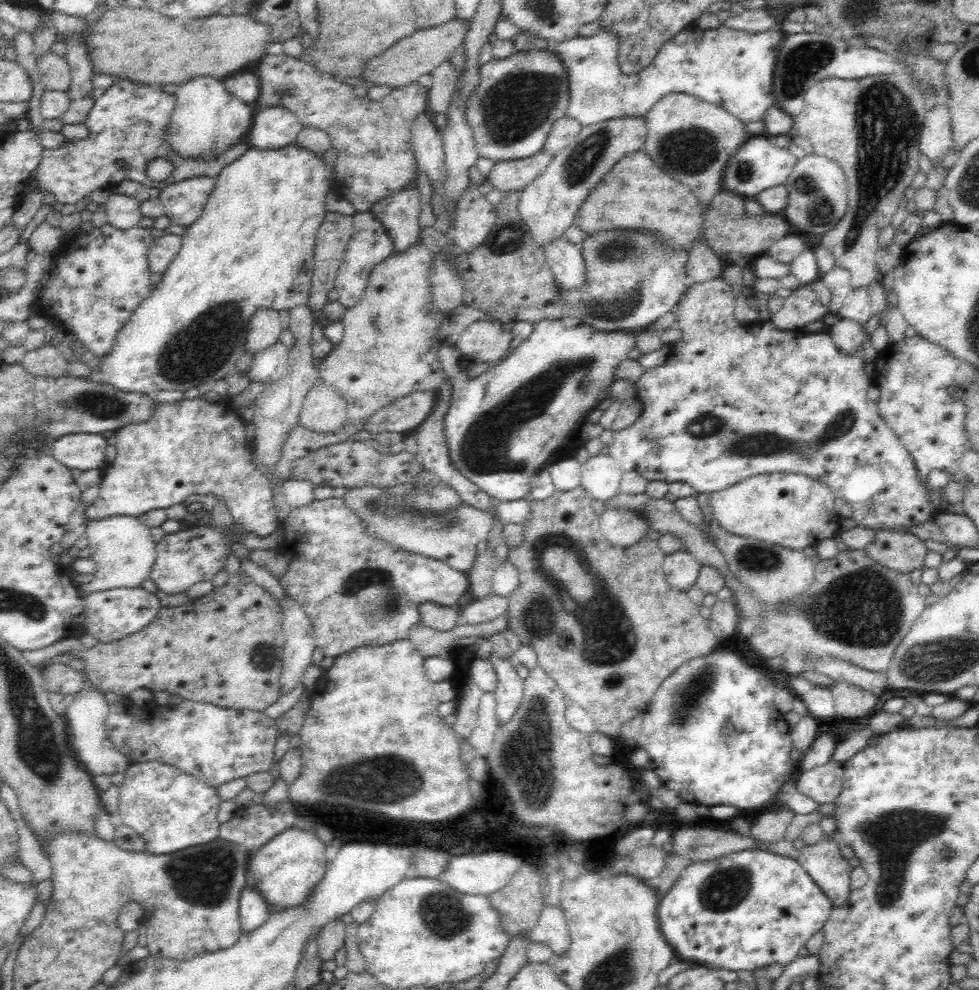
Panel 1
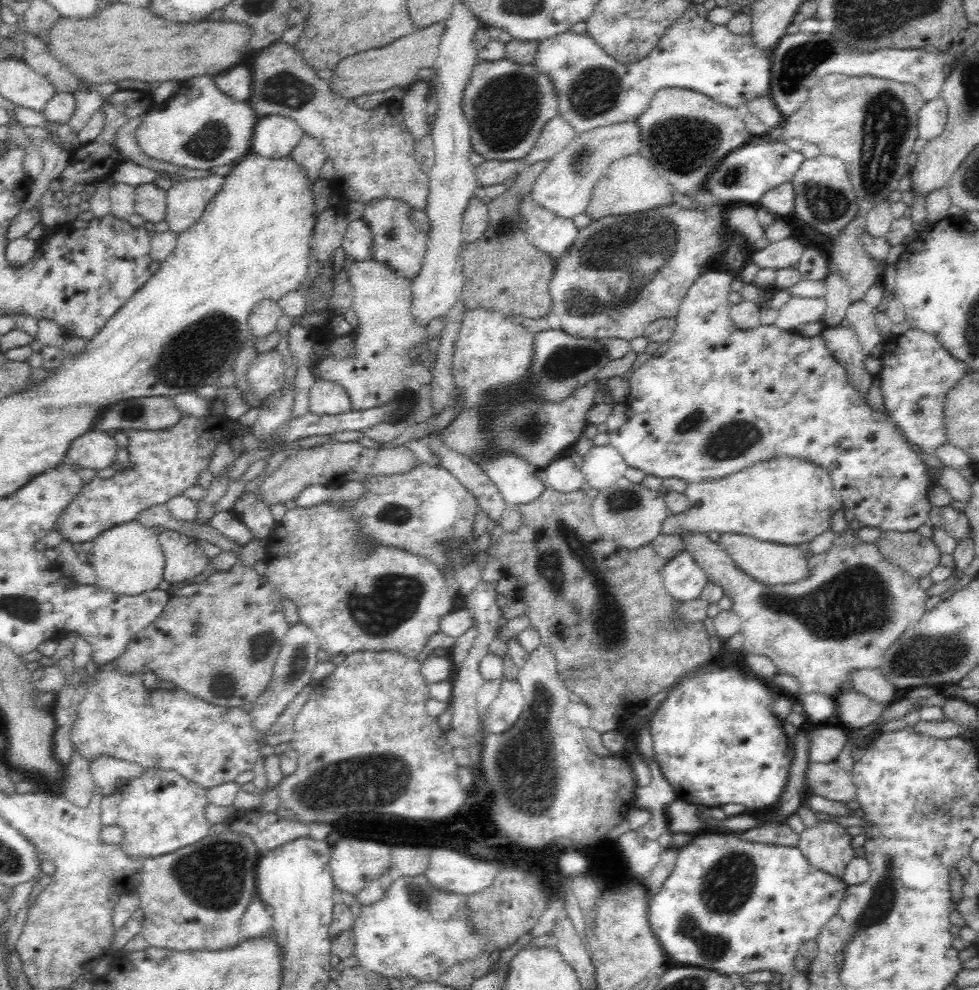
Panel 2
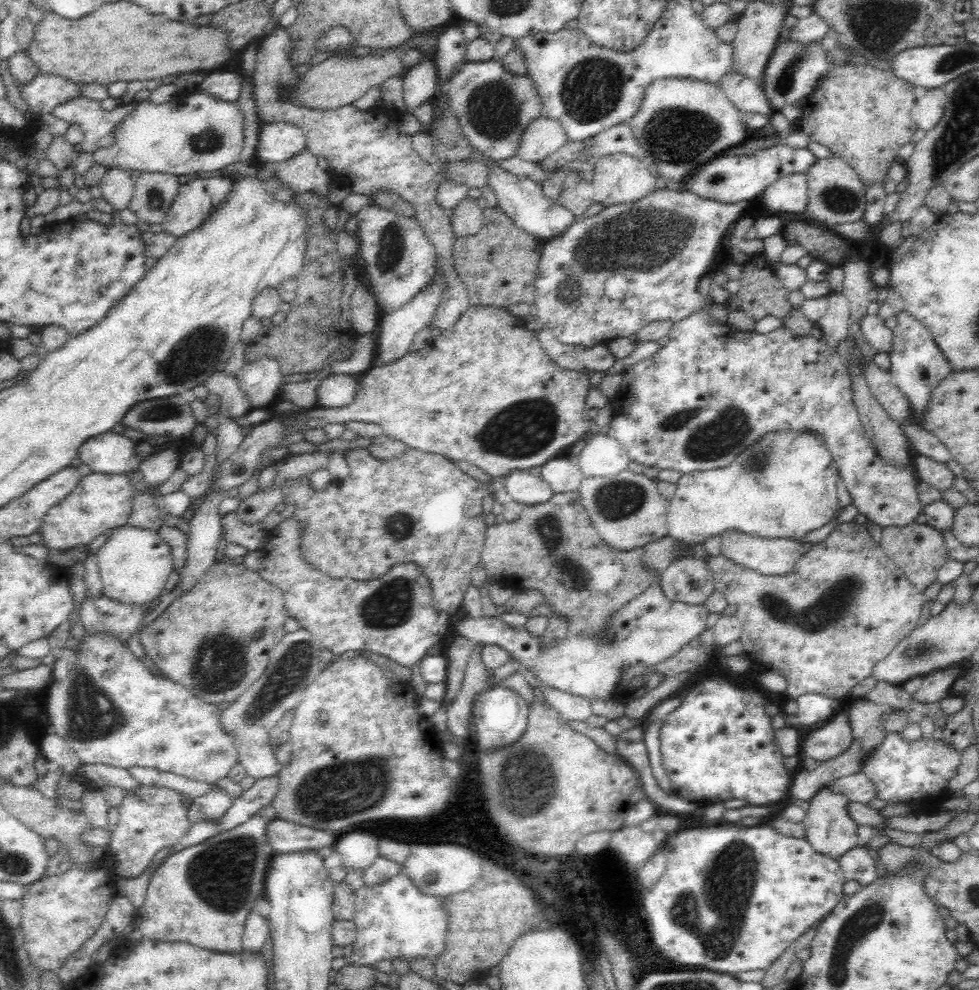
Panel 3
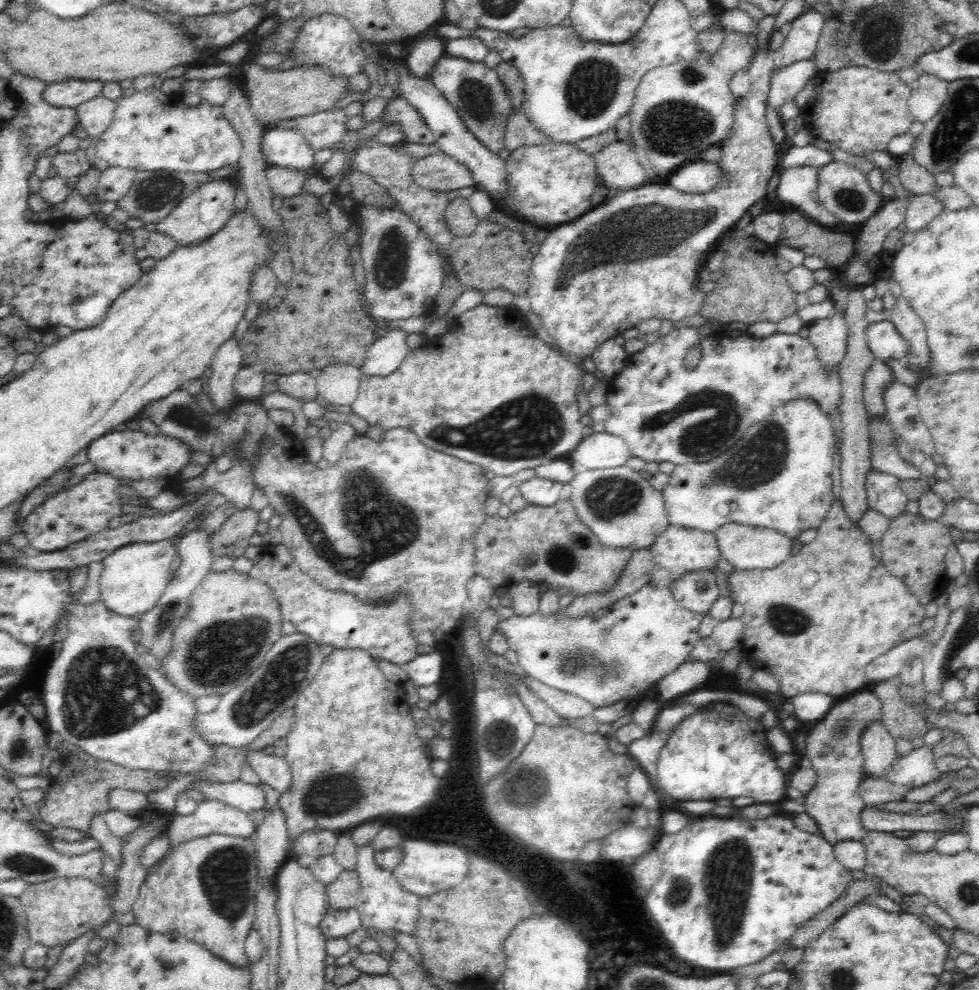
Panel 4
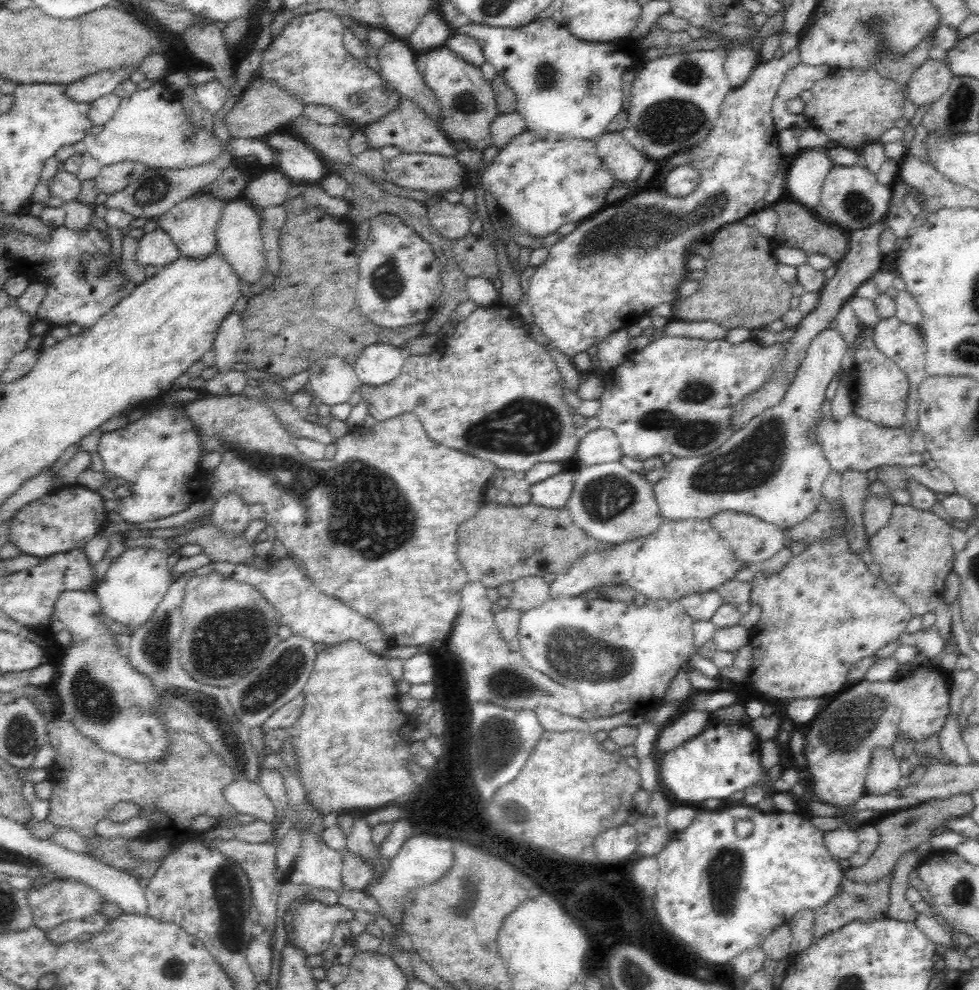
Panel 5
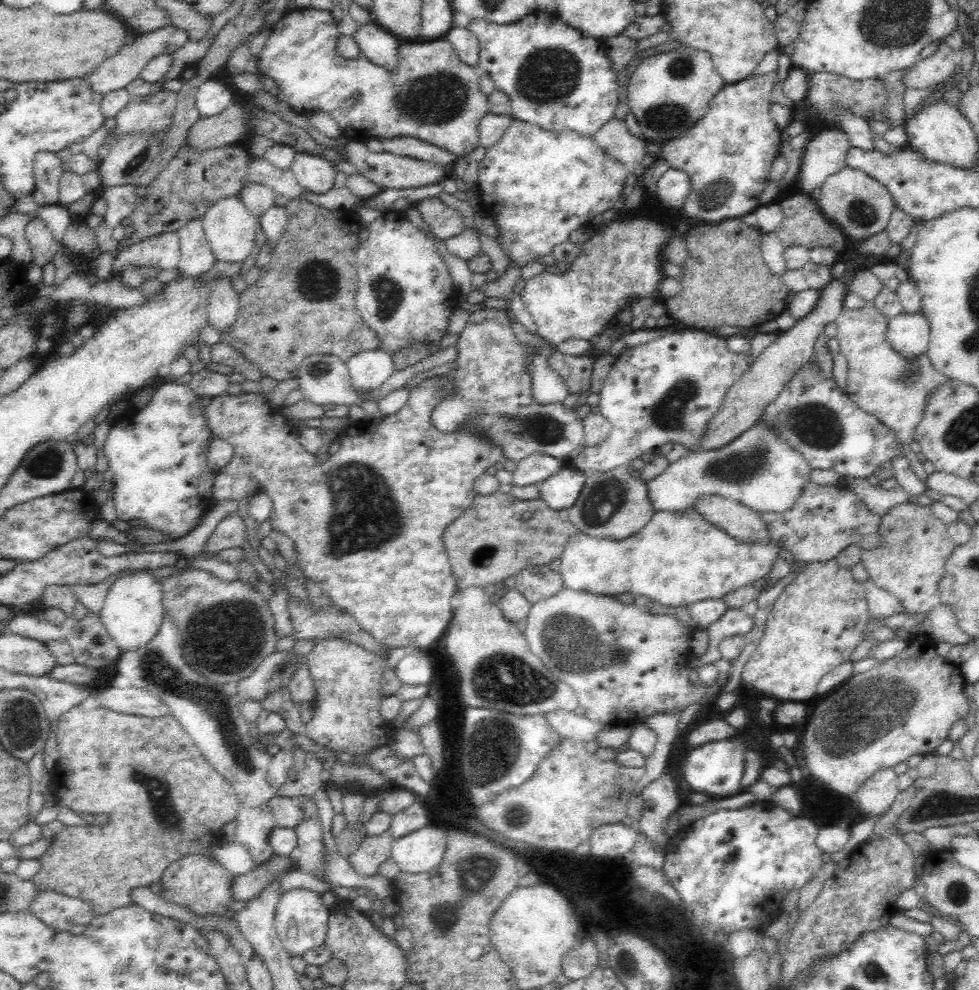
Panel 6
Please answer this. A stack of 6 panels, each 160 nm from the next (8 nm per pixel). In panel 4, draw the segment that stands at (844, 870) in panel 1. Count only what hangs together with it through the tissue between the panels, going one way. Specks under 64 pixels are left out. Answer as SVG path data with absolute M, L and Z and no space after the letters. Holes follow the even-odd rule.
M858 690L838 699L822 719L812 724L814 728L805 738L804 754L812 762L818 778L805 795L804 812L814 819L818 834L824 838L828 848L838 841L861 841L866 836L867 830L860 822L860 812L866 804L858 793L858 784L866 774L860 736L870 722L881 719L882 707L878 697L873 692Z

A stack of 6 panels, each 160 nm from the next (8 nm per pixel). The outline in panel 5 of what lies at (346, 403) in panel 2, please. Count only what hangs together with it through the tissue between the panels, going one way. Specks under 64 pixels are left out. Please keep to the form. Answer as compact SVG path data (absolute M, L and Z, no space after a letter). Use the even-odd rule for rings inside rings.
M322 357L316 360L309 370L309 382L312 386L312 394L322 398L324 404L330 406L348 402L352 394L361 386L361 380L358 378L353 365L340 357Z

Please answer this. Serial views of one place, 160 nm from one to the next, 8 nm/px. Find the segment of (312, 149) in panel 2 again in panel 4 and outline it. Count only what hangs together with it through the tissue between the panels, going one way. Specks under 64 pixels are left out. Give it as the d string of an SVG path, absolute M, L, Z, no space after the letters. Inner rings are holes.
M270 165L266 168L265 175L273 194L288 198L304 191L304 183L308 179L318 176L318 173L316 168L296 170L295 168L282 168L276 165Z

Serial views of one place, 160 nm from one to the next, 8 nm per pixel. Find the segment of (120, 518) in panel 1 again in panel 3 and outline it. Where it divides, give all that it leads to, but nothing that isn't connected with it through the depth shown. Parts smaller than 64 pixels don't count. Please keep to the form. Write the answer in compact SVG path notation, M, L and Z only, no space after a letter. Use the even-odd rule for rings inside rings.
M122 526L112 530L95 555L103 594L122 604L144 604L163 593L162 588L172 572L173 559L169 545L157 531Z

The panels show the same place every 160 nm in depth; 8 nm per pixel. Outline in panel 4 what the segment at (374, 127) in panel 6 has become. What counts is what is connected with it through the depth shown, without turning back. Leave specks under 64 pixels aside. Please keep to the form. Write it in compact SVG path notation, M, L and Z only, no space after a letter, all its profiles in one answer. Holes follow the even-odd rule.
M334 14L316 16L304 24L300 30L291 58L296 60L298 67L313 65L326 67L334 77L344 77L348 81L348 92L362 93L370 88L368 76L364 65L368 62L367 56L361 46L362 38L357 34L349 19ZM448 54L436 62L429 80L442 96L456 109L470 133L492 153L505 149L504 136L508 119L520 108L512 104L507 88L500 81L498 72L482 62L469 62Z

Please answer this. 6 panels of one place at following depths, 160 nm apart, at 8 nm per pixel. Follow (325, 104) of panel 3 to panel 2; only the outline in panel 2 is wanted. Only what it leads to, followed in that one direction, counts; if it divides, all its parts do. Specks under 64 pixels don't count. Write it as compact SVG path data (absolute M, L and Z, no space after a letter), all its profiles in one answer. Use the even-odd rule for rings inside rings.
M444 21L432 24L424 29L415 29L413 33L394 40L383 48L374 48L357 52L342 60L330 80L330 88L344 98L356 99L361 94L382 92L394 86L407 88L417 81L421 69L435 69L442 36L446 32Z

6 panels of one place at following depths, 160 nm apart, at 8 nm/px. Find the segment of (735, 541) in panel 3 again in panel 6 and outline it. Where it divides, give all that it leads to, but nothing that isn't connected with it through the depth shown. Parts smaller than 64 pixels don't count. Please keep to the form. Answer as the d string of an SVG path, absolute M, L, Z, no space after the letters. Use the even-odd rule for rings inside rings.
M722 496L698 499L697 511L708 523L720 528L740 544L772 544L772 536L759 512Z

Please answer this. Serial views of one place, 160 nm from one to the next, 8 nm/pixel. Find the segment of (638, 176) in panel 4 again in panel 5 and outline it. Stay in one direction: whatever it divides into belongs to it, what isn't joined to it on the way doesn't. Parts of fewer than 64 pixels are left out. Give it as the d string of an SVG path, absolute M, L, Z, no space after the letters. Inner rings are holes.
M621 133L604 134L596 138L596 142L598 157L616 181L625 183L640 176L647 158L642 152L630 146Z

